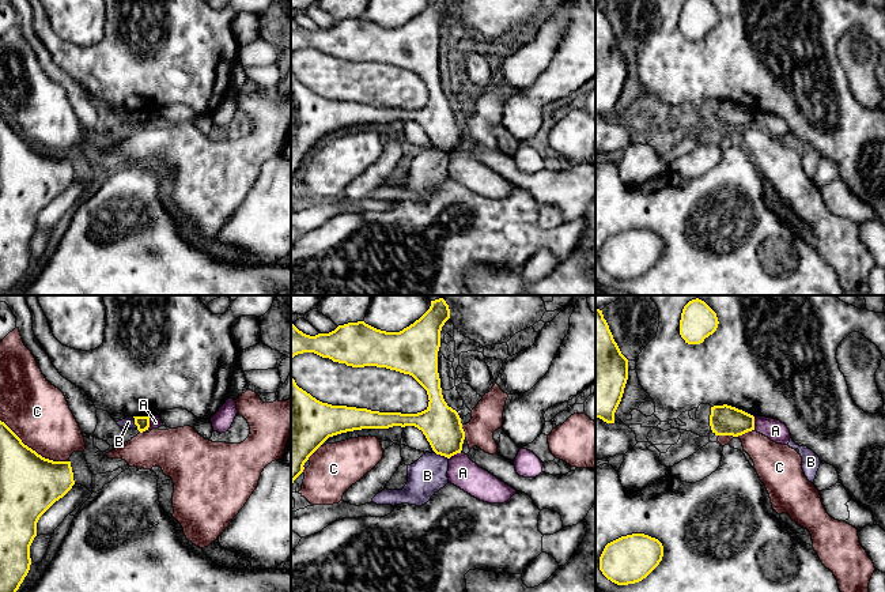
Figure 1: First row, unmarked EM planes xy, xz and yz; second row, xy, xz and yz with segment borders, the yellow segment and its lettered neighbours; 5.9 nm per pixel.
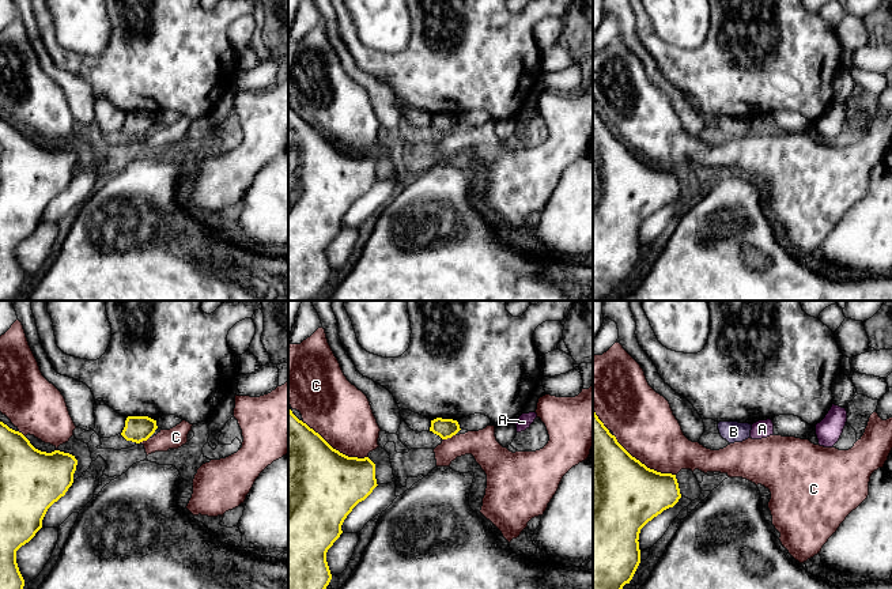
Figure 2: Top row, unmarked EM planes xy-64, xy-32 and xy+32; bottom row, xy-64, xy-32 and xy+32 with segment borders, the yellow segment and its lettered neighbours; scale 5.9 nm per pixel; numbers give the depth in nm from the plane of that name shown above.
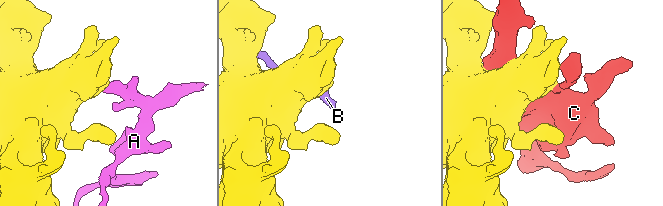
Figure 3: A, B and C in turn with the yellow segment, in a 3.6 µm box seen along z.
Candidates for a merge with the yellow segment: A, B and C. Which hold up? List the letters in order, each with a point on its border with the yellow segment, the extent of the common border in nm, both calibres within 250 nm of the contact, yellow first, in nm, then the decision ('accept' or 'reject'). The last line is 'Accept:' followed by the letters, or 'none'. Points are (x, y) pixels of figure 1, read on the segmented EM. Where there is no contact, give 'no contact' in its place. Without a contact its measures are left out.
A: meets yellow in xy at (148, 423); contact 80 nm long; 80 nm thick on the yellow side, 70 nm on the other; reject
B: meets yellow in xy at (135, 423); contact 90 nm long; 80 nm thick on the yellow side, 70 nm on the other; reject
C: meets yellow in xy at (34, 451); contact 480 nm long; 360 nm thick on the yellow side, 360 nm on the other; reject
Accept: none

